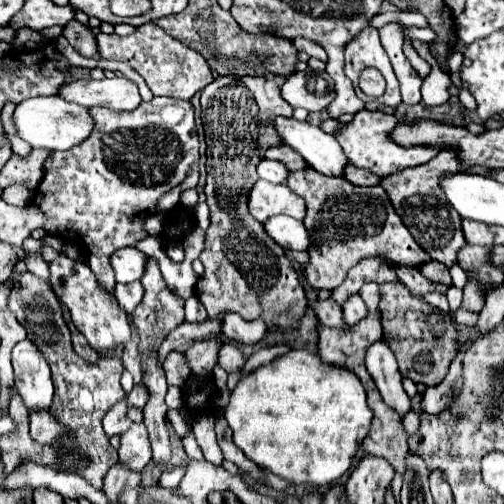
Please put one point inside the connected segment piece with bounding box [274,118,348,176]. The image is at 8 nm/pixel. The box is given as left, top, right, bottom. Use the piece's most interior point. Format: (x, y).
(320, 150)

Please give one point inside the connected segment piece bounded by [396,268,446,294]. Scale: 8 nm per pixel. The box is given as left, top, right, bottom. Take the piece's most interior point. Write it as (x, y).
(411, 277)

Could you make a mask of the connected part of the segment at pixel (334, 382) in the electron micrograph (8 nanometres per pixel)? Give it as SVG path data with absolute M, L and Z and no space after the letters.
M290 350L274 358L270 364L256 368L236 384L224 418L232 428L234 444L244 452L248 460L290 484L330 486L350 468L356 446L368 434L372 410L366 404L366 392L356 374L340 370L332 364L324 364L318 354L310 354L306 350Z

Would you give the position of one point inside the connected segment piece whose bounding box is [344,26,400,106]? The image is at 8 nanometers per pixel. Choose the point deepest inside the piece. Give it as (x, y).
(363, 52)

